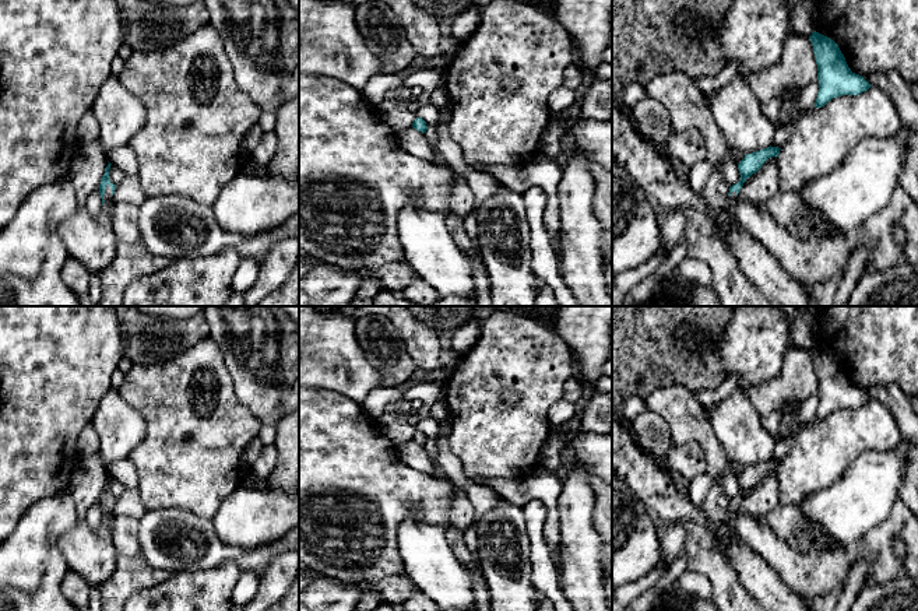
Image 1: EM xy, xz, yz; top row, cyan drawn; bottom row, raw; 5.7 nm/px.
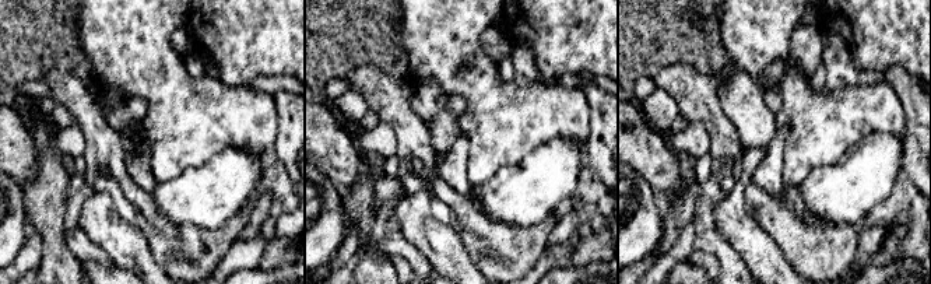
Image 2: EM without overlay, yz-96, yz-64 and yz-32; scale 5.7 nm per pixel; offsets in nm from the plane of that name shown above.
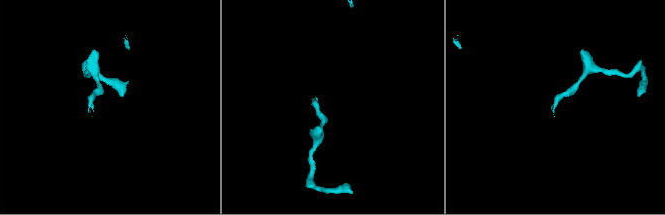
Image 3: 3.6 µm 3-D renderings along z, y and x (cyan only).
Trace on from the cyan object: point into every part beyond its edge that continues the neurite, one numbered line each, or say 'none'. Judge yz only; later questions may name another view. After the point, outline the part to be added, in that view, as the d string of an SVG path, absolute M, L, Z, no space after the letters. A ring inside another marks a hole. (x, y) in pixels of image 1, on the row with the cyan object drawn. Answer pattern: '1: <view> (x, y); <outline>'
1: yz (755, 260); M732 192L728 204L718 211L713 222L713 233L727 245L745 277L767 298L771 306L815 306L806 287L791 278L748 229L739 227L724 235L717 233L717 228L728 224L736 207L736 192Z

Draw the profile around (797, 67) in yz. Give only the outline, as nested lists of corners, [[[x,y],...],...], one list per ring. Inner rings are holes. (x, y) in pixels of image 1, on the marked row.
[[[788,36],[781,59],[743,81],[759,99],[760,105],[780,96],[784,89],[803,88],[817,80],[817,64],[812,42],[808,36]]]

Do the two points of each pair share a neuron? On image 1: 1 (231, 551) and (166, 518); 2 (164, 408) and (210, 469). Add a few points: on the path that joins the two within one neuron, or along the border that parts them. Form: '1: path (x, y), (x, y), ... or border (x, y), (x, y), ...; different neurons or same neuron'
1: path (215, 551), (196, 547), (182, 533); same neuron
2: path (179, 424), (180, 441), (194, 455); same neuron

